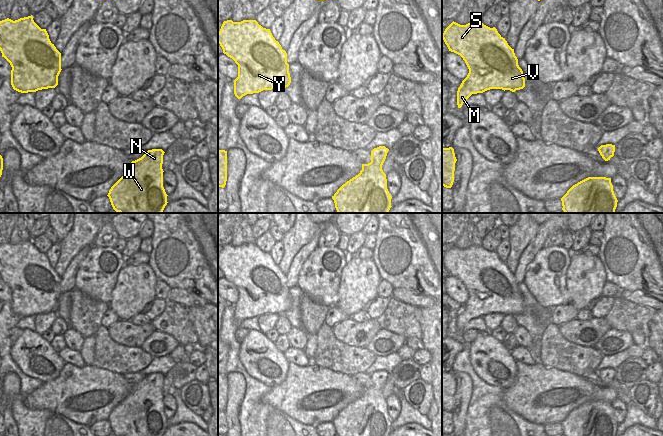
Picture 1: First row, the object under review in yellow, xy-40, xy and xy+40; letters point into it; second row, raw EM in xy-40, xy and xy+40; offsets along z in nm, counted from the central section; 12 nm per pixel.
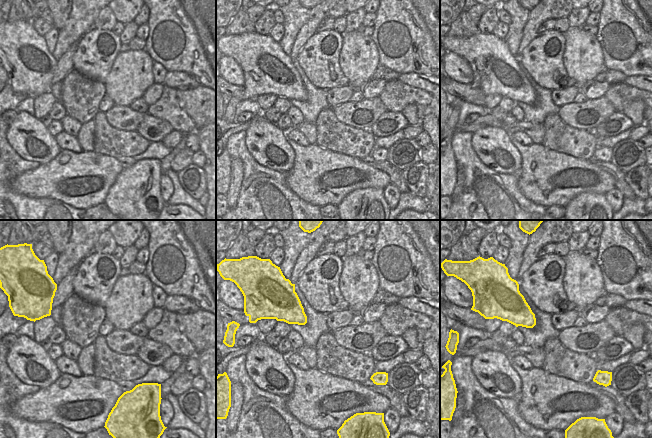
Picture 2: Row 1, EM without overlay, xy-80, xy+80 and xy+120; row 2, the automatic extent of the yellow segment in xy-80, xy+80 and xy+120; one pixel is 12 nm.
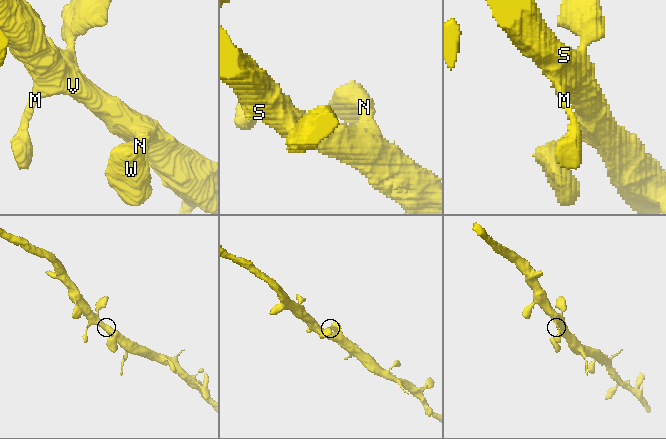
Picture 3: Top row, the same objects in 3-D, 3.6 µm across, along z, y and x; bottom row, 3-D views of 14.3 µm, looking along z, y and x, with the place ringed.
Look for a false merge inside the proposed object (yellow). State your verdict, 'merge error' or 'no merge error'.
no merge error

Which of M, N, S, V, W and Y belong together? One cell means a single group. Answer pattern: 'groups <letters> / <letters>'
groups M N S V W Y

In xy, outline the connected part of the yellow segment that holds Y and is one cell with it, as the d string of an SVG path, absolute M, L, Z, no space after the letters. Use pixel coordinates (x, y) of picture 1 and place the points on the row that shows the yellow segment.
M256 20L224 21L218 32L218 43L223 53L238 65L238 77L234 80L234 94L238 99L263 90L283 91L290 85L286 51L275 40L270 29L263 28Z

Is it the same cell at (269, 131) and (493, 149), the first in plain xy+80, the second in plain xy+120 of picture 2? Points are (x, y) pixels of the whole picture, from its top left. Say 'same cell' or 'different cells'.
same cell

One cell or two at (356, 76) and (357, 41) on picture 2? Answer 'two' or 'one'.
one

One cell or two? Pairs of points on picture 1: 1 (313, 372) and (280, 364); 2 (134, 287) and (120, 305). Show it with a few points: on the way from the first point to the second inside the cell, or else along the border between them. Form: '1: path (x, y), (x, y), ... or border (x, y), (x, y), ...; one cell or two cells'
1: border (289, 362), (286, 377), (275, 385); two cells
2: path (133, 291), (124, 301); one cell

